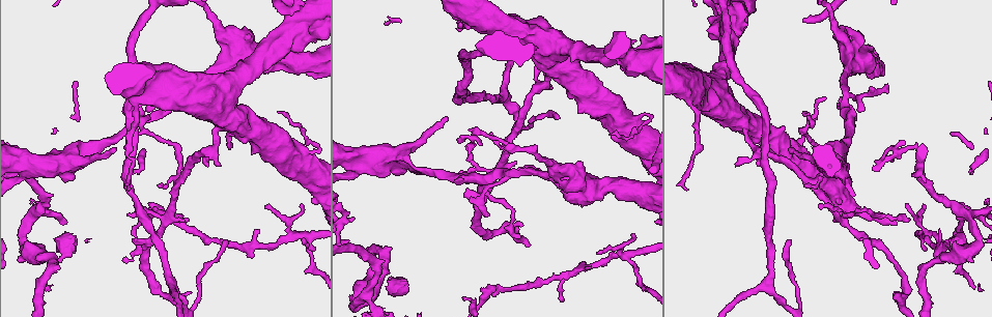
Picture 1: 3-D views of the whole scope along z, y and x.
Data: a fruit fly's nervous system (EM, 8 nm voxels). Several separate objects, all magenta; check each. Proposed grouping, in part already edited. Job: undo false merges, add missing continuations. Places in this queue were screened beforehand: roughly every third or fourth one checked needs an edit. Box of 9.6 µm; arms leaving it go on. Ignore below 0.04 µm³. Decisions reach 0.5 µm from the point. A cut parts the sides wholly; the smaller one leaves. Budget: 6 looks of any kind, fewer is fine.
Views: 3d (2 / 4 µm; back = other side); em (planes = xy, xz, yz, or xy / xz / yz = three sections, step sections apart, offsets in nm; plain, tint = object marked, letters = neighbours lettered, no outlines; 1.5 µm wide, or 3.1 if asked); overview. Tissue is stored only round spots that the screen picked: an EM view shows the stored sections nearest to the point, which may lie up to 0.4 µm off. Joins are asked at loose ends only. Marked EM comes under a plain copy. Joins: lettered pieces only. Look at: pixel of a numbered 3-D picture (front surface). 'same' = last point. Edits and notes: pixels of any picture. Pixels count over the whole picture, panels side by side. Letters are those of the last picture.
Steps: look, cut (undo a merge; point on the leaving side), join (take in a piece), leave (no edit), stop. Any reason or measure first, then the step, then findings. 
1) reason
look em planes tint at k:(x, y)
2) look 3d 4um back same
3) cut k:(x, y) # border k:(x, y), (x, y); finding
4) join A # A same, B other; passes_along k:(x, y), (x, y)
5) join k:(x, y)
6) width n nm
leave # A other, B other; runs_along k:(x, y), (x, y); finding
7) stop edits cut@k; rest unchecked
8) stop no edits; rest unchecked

look em planes tint at 1:(891, 162)

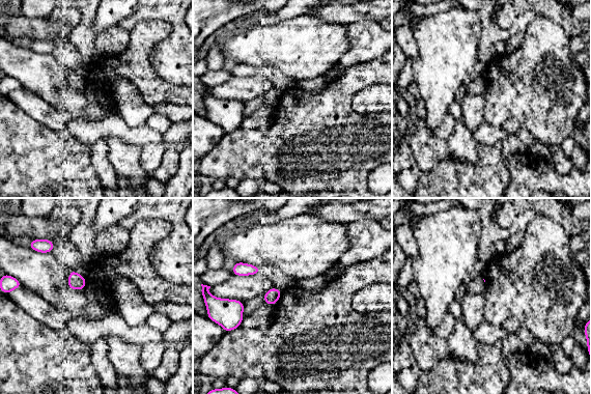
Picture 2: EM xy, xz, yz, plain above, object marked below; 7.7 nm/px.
what lies round it
look em planes letters same

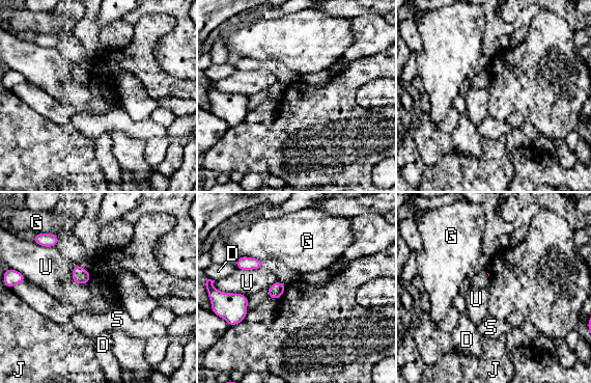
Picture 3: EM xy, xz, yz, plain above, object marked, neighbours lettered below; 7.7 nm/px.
leave # D other, G other, J other, S other, U other; border 3:(212, 283), (248, 298); no lettered piece goes on from it

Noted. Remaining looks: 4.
three-way junction
look 3d 2um at 1:(768, 285)

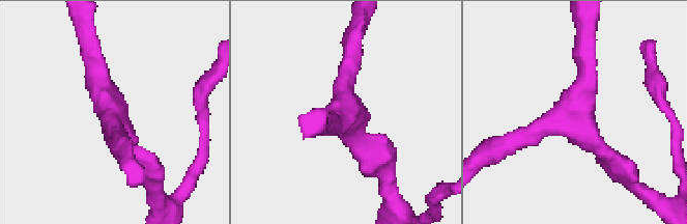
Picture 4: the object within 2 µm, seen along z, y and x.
arms 3
look em planes letters at 4:(580, 114)

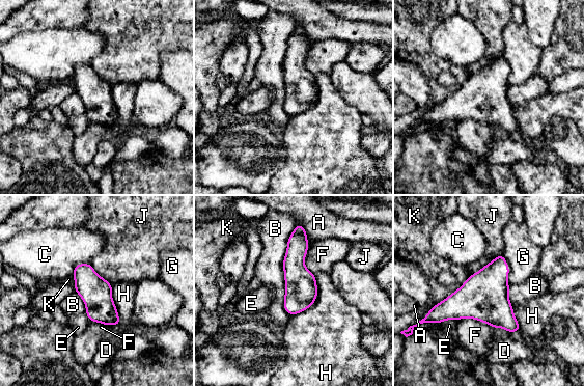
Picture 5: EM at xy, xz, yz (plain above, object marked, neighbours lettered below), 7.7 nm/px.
leave # A other, B other, C other, D other, E other, F other, G other, H other, J other, K other; all the same neuron

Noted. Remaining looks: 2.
long arm stops here
look em planes letters at 1:(789, 242)

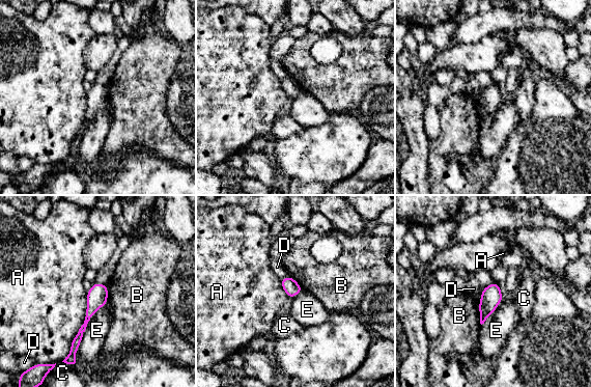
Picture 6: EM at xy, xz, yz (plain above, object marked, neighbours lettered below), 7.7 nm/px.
longest_contact A 550 nm
leave # A other, B other, C other, D other, E other; border 6:(106, 303), (88, 322), (77, 351); none of them fits

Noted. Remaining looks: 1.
stop no edits; rest unchecked

